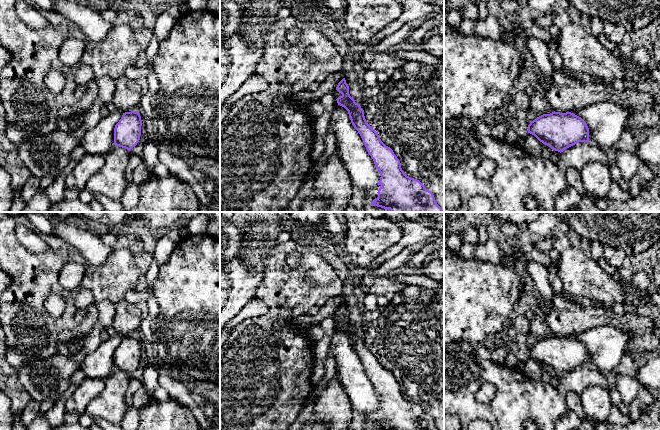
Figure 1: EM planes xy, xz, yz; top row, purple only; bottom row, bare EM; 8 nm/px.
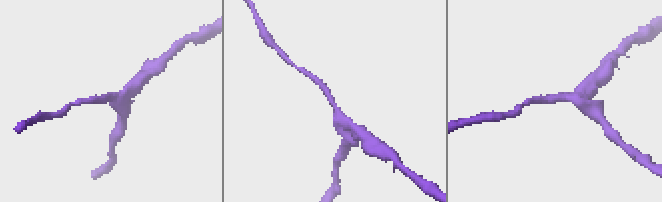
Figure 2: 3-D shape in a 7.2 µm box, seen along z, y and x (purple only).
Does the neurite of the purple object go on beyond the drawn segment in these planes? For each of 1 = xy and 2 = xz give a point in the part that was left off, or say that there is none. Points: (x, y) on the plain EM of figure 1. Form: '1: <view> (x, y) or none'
1: none
2: xz (371, 418)

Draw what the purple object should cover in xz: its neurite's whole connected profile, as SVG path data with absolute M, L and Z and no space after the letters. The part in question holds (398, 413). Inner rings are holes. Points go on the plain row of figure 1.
M345 302L338 307L336 314L342 318L336 323L338 329L348 335L352 349L360 358L381 400L378 409L365 416L364 430L439 430L431 415L426 413L419 404L411 402L404 397L400 384L393 374L381 365L378 357L367 347L364 334L349 318L349 310Z

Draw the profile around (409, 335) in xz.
M407 285L401 291L401 294L396 299L391 300L382 310L374 334L376 336L376 356L381 365L386 370L390 371L400 384L401 392L404 397L411 402L419 404L426 413L433 417L437 428L439 430L444 430L444 287L427 289L418 285Z

